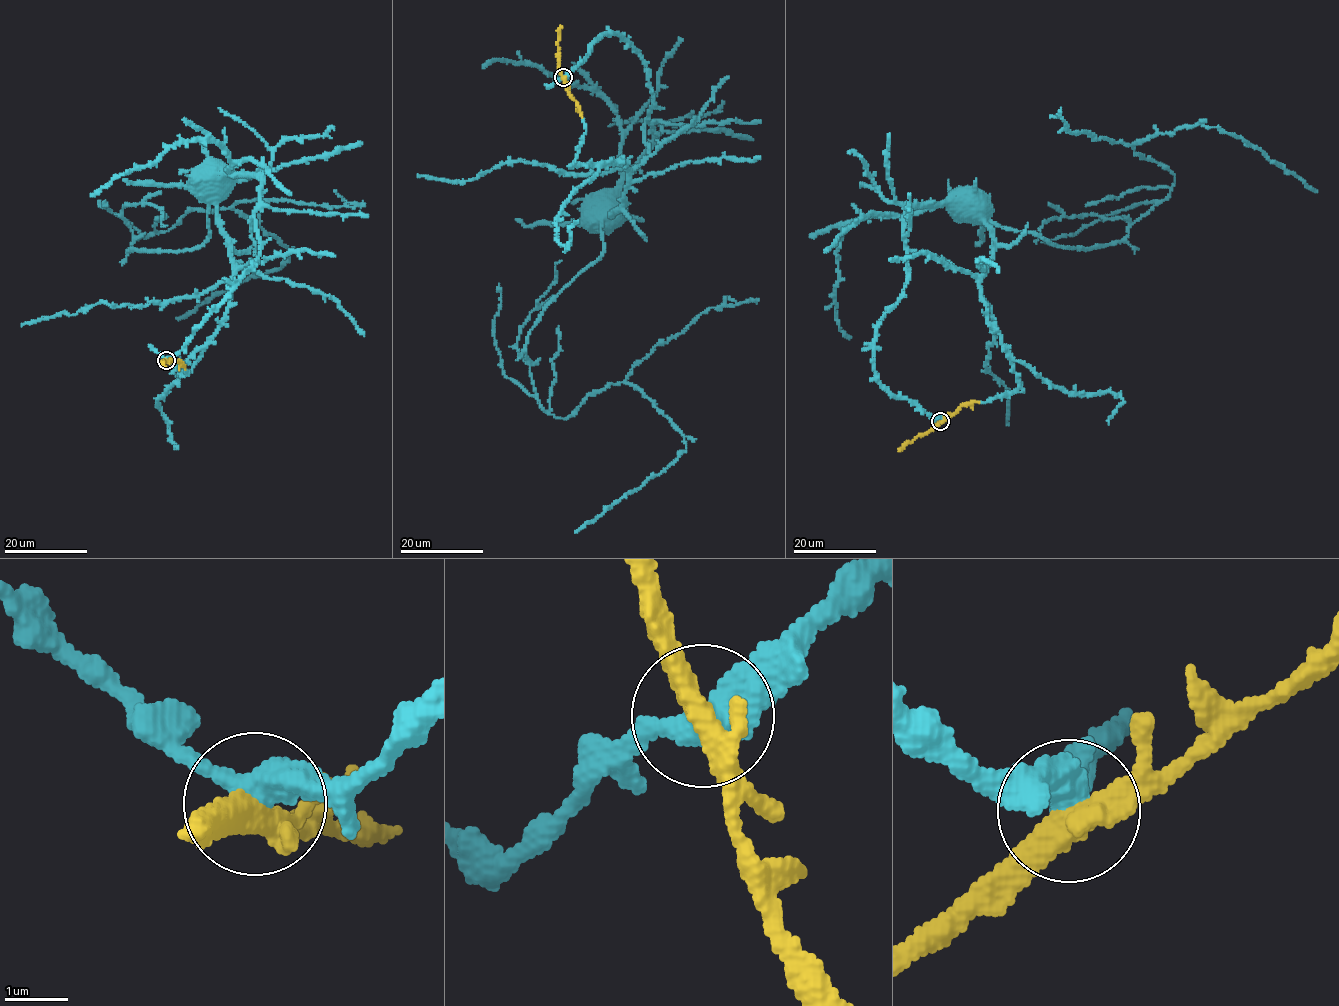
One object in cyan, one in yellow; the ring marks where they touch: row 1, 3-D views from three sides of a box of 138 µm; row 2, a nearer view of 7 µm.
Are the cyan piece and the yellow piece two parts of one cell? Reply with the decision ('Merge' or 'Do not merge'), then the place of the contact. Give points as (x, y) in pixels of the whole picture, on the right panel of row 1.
Merge. Place: (940, 421)

